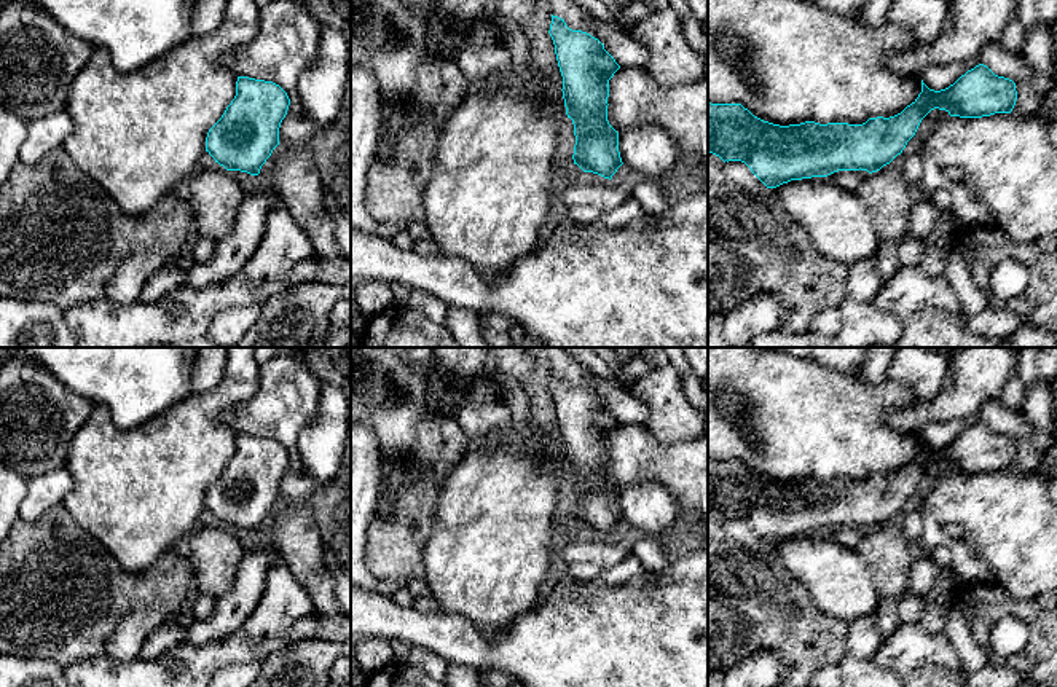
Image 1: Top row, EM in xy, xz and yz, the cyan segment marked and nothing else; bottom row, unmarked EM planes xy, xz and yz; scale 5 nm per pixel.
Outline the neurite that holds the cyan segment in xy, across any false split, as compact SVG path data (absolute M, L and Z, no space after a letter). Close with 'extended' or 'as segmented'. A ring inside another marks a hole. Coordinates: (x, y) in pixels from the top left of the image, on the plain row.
M238 434L234 456L207 489L206 508L226 528L241 528L258 532L261 523L279 502L279 485L287 472L289 462L290 456L279 442Z; as segmented

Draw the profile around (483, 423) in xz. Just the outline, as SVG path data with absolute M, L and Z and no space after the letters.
M497 398L458 406L454 418L472 446L497 440L515 443L525 435L525 430L512 422L507 405Z

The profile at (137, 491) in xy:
M225 378L215 389L191 392L164 413L129 430L115 426L107 406L94 405L69 446L65 469L73 477L73 489L62 505L123 569L147 569L198 526L209 486L236 453L238 434L220 416L226 408L250 400L257 391L258 381Z

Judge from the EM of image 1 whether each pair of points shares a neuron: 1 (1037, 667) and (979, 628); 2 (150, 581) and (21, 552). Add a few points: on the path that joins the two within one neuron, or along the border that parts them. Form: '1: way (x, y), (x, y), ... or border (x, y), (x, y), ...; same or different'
1: way (1019, 662), (998, 660), (986, 646); same
2: way (118, 582), (53, 582); same

